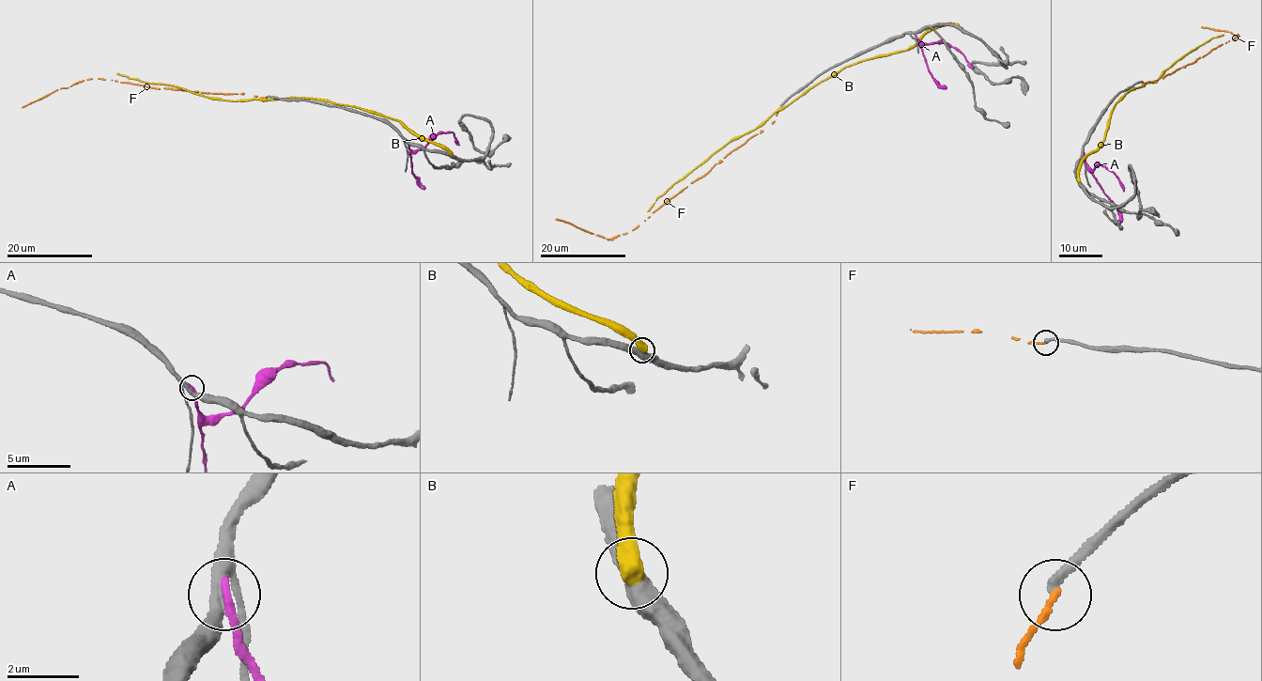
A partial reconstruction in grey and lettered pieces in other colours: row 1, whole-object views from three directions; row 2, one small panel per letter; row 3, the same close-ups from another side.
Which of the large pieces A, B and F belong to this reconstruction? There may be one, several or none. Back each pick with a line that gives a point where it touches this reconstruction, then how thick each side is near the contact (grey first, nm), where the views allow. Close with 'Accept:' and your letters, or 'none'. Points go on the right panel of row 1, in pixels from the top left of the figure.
Accept: none

